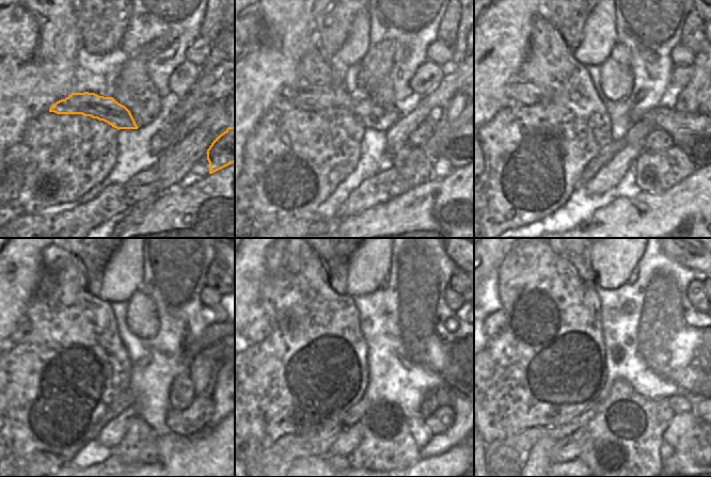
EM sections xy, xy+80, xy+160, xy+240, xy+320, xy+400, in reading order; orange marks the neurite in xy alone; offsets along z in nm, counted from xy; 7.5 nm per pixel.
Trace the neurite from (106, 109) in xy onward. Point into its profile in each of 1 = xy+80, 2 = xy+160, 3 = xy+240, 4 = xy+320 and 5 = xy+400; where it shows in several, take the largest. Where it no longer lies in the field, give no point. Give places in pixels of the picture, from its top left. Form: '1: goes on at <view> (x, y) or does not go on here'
1: goes on at xy+80 (309, 98)
2: goes on at xy+160 (691, 132)
3: goes on at xy+240 (24, 328)
4: goes on at xy+320 (258, 328)
5: goes on at xy+400 (496, 323)

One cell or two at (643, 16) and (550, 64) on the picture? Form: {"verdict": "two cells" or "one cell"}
{"verdict": "two cells"}

